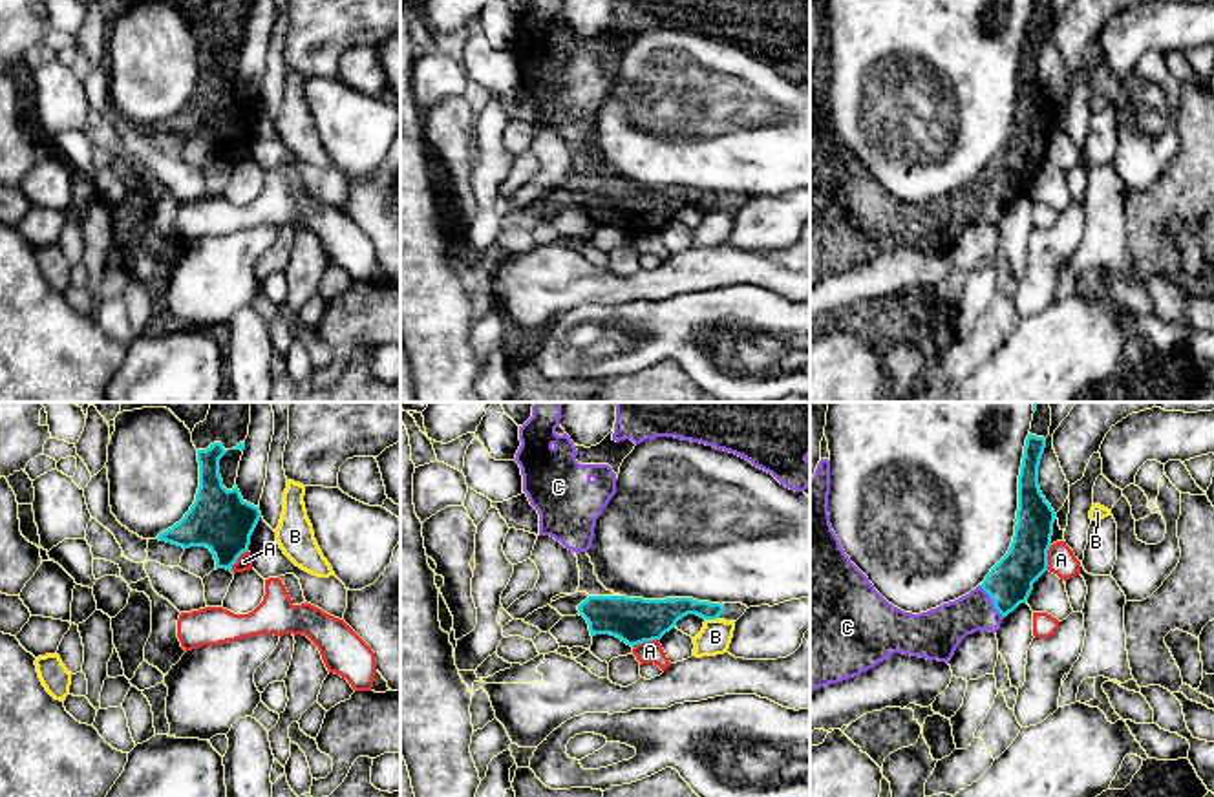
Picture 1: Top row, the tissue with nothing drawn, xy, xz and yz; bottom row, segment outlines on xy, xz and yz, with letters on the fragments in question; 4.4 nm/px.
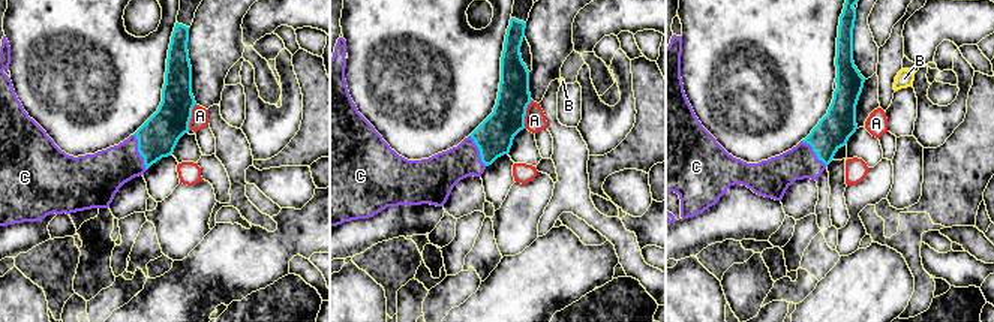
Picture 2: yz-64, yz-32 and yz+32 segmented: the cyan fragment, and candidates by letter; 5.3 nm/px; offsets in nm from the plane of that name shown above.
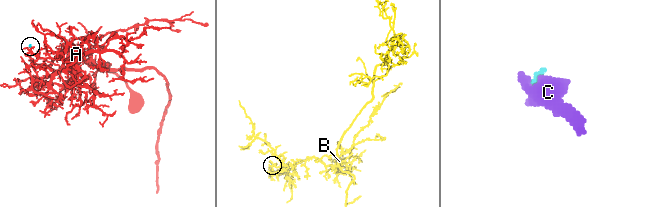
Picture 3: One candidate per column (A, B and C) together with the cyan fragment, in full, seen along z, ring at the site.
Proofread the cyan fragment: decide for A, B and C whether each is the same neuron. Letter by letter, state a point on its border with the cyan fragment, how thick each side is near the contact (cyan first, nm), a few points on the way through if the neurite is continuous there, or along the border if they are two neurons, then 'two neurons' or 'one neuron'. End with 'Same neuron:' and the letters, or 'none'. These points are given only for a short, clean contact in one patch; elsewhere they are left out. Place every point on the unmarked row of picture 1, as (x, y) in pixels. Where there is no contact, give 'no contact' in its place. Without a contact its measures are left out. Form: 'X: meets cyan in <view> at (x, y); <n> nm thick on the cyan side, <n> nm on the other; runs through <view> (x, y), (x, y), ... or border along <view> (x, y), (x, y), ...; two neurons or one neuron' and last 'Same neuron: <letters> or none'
A: meets cyan in xz at (646, 231); 200 nm thick on the cyan side, 100 nm on the other; border along xz (659, 229), (638, 233), (633, 238); two neurons
B: meets cyan in xz at (712, 209); 160 nm thick on the cyan side, 140 nm on the other; two neurons
C: meets cyan in yz at (993, 192); 200 nm thick on the cyan side, 190 nm on the other; runs through yz (1010, 172), (993, 192), (944, 218); one neuron
Same neuron: C

